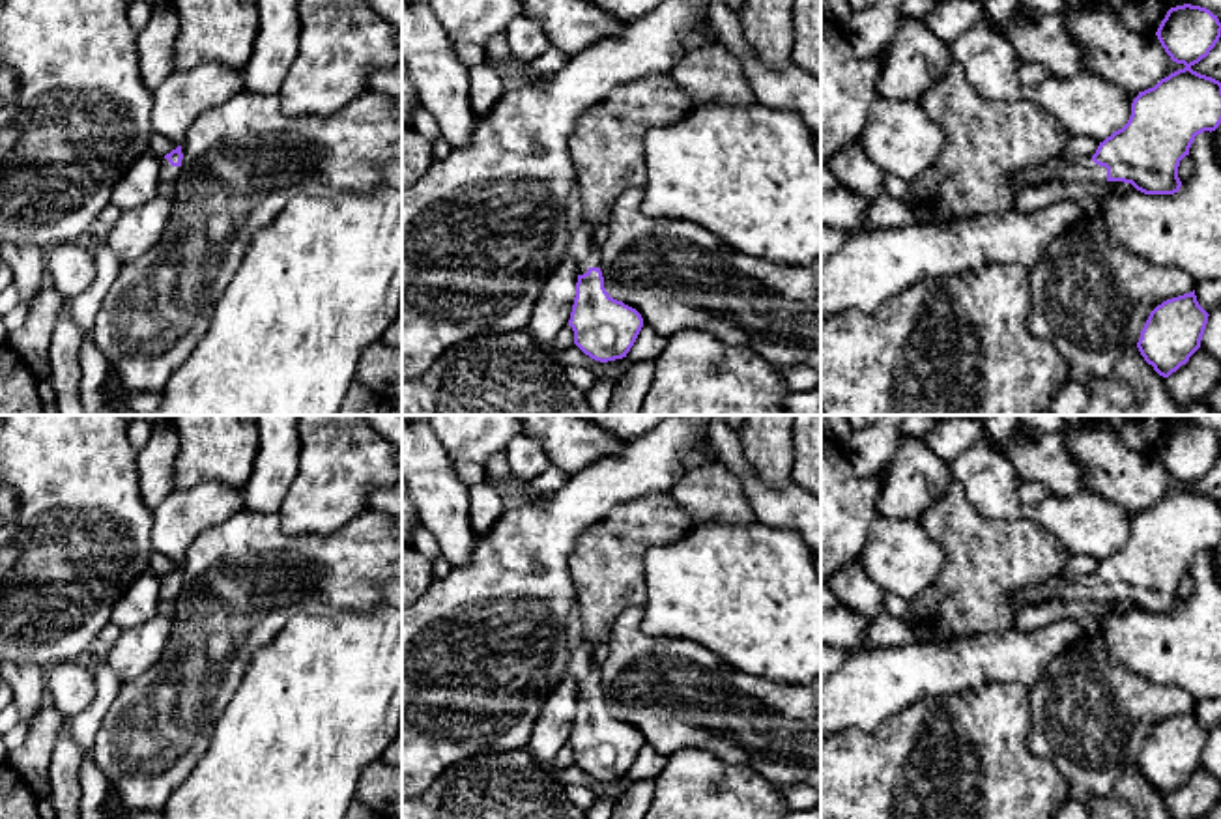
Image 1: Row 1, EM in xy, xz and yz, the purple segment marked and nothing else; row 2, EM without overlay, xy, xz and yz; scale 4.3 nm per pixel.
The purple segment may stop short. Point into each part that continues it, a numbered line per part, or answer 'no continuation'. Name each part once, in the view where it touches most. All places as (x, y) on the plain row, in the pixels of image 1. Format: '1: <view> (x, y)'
1: yz (1077, 588)

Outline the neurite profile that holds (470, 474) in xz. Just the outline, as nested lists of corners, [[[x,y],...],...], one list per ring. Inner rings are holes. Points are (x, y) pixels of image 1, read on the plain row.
[[[452,460],[454,464],[454,471],[458,475],[458,479],[464,482],[464,486],[473,486],[481,481],[488,481],[488,473],[484,469],[482,464],[477,464],[477,462],[458,462],[458,460]]]

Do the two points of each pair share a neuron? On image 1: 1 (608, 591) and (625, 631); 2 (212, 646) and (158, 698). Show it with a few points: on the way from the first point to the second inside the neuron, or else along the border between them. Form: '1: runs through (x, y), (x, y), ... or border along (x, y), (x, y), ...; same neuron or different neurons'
1: border along (642, 604), (631, 604), (619, 614), (606, 642); different neurons
2: runs through (199, 659), (171, 687); same neuron

